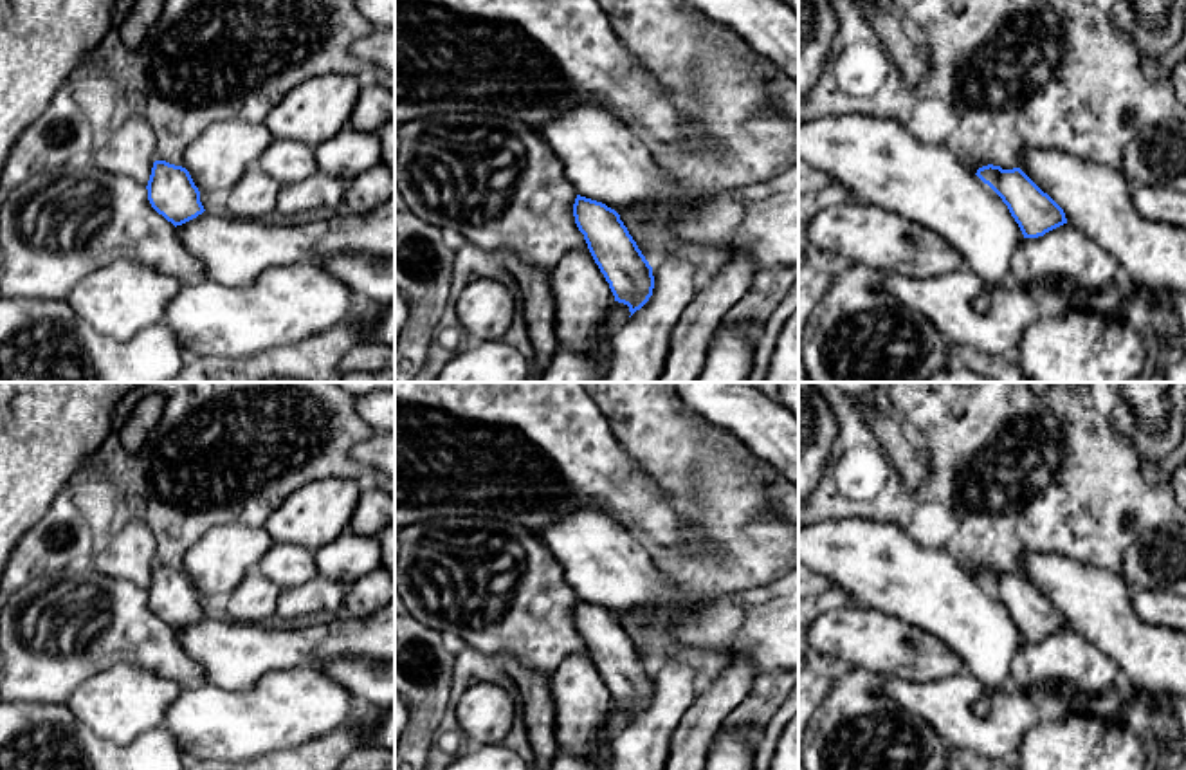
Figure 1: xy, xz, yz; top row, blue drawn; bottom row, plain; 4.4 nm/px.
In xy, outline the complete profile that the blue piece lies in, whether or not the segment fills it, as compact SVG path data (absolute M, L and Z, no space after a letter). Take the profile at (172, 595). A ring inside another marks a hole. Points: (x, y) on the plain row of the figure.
M166 564L153 566L146 593L151 611L175 629L178 646L200 665L204 682L224 691L247 691L274 671L314 667L330 658L395 660L395 599L362 619L337 615L321 626L288 629L272 622L207 617L189 575Z

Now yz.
M871 518L824 519L798 528L798 563L829 577L845 590L853 604L894 615L941 638L979 682L997 689L1009 682L1011 660L1024 642L1038 642L1067 628L1063 613L1020 572L982 570L970 577L944 550L919 546L905 528Z

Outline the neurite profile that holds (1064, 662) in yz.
M1063 628L1044 640L1024 642L1013 660L1009 680L1033 698L1060 694L1065 705L1080 705L1116 685L1118 665L1080 633Z

